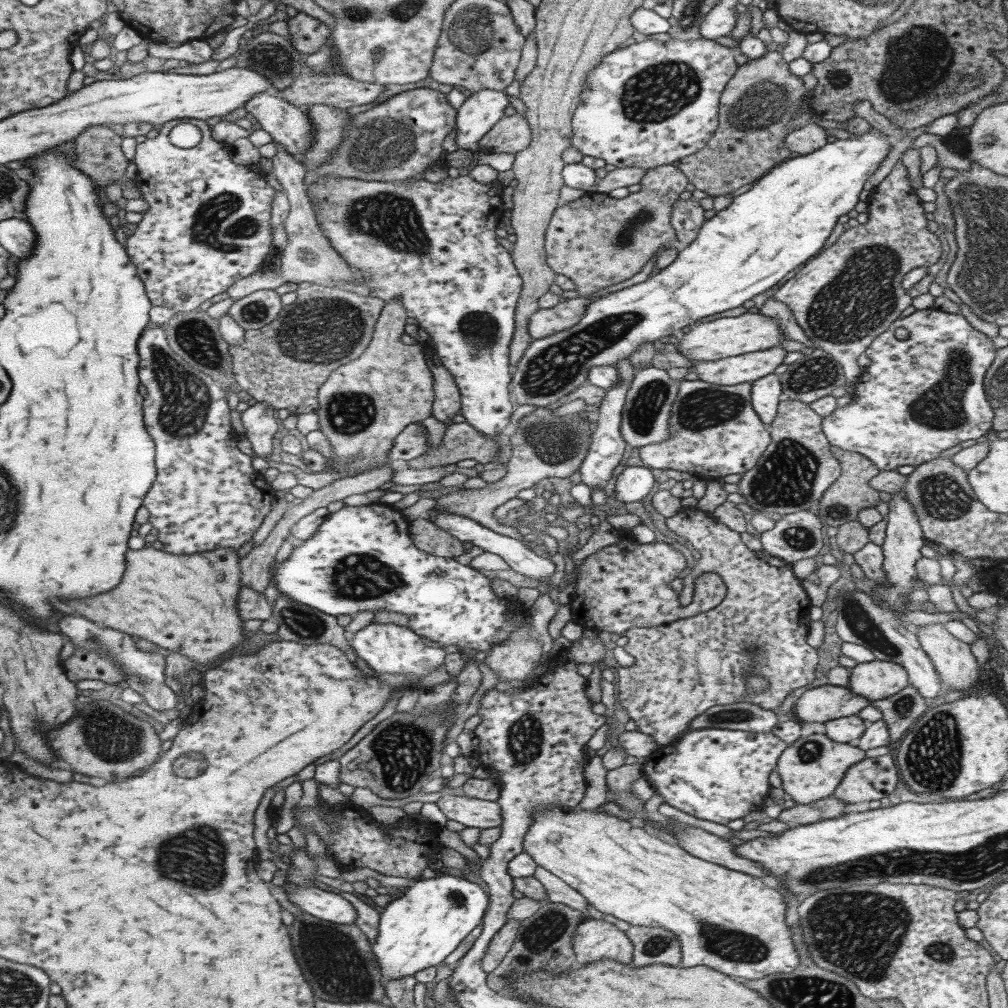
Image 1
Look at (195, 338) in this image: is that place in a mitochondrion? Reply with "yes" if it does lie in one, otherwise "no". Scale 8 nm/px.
yes

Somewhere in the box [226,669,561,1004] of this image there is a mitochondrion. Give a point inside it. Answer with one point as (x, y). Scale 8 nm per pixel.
(334, 964)

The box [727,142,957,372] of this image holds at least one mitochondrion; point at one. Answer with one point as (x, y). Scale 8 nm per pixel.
(860, 298)

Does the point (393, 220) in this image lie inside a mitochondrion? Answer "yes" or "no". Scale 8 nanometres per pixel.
yes

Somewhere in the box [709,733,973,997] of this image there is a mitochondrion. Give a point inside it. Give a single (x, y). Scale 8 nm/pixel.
(857, 933)

